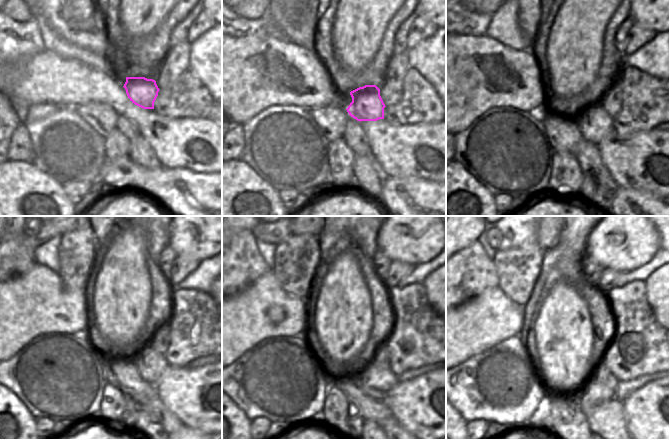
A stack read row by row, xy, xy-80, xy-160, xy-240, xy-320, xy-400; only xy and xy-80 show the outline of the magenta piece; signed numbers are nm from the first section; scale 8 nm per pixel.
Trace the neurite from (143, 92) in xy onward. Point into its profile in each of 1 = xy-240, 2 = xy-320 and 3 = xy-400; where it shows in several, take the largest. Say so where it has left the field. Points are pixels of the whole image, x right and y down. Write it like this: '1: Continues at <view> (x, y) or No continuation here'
1: Continues at xy-240 (150, 364)
2: Continues at xy-320 (376, 370)
3: Continues at xy-400 (600, 385)

